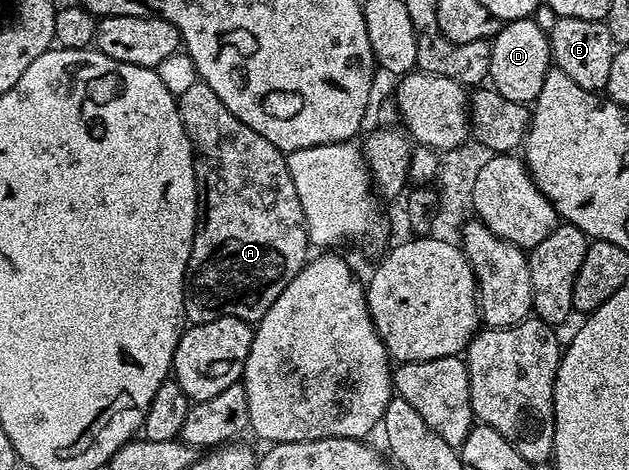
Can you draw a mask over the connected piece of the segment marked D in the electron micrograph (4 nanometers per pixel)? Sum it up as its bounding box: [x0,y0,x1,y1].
[488,18,551,104]

